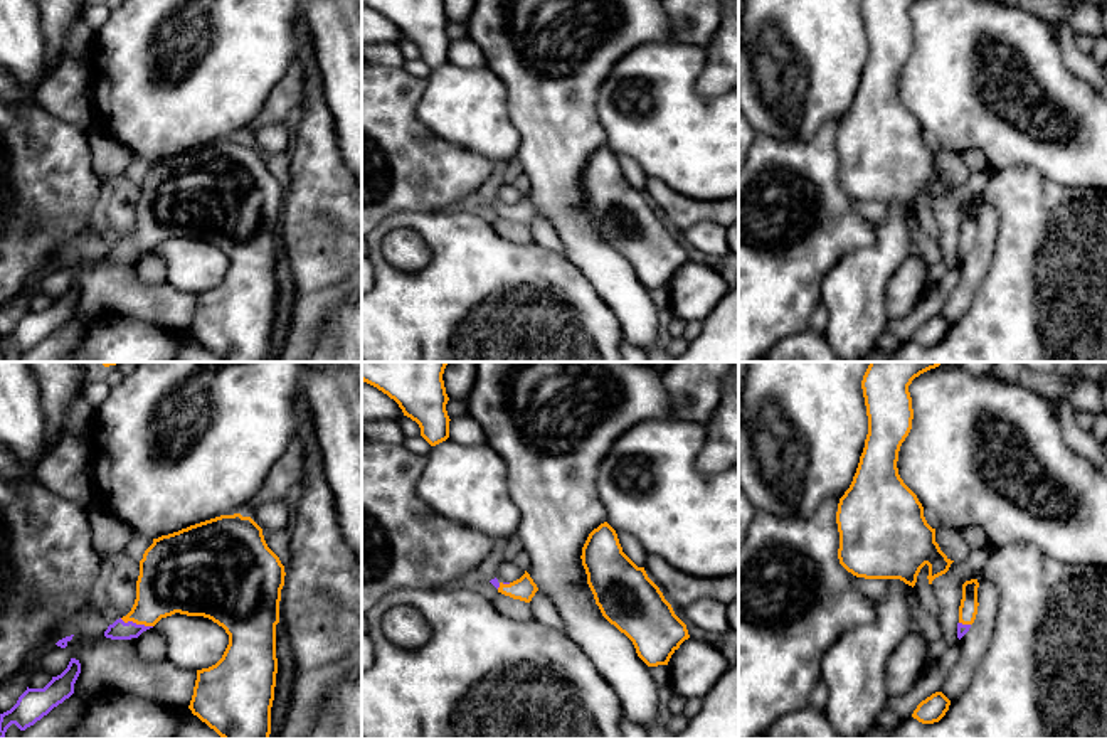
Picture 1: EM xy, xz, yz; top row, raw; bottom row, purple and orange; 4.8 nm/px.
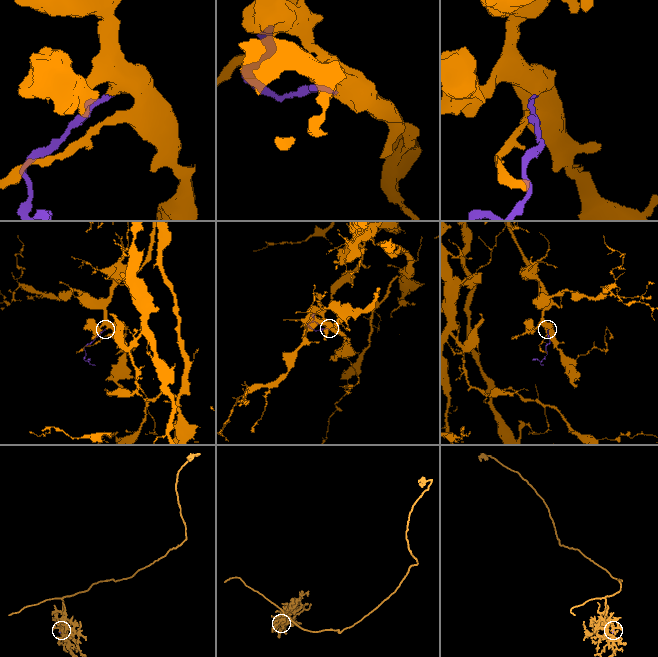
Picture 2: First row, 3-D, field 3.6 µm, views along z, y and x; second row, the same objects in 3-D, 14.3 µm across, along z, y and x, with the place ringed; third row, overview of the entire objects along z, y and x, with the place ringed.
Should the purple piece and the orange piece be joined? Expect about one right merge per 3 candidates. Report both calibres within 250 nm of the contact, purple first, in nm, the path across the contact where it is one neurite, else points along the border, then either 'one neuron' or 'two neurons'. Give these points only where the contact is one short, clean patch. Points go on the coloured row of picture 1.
90 nm thick on the purple side, 300 nm on the other; runs through xy (120, 630), (135, 623), (169, 583); one neuron

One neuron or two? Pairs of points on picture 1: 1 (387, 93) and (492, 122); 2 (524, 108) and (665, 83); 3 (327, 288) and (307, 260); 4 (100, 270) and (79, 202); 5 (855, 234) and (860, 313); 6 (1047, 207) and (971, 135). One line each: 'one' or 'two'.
1: two
2: two
3: one
4: two
5: two
6: two

